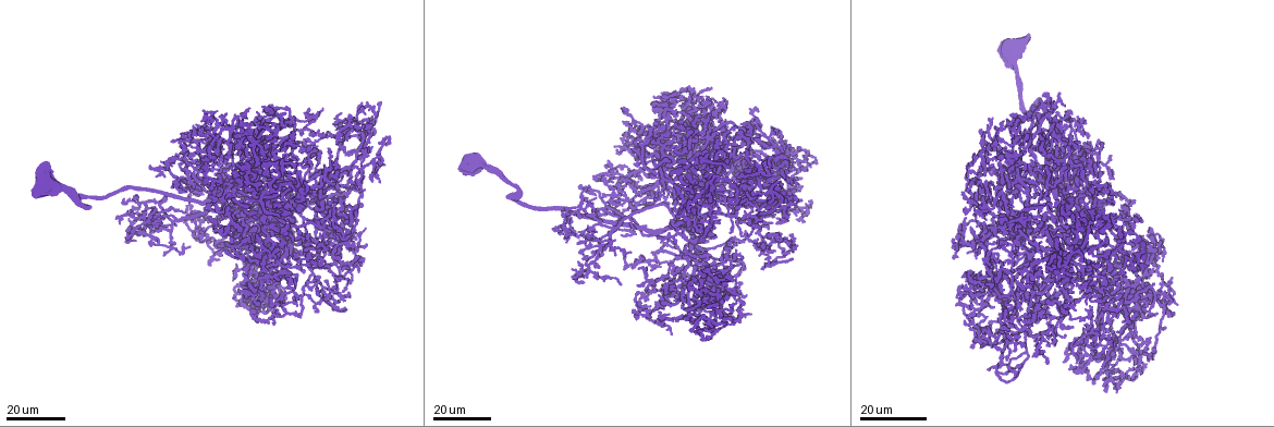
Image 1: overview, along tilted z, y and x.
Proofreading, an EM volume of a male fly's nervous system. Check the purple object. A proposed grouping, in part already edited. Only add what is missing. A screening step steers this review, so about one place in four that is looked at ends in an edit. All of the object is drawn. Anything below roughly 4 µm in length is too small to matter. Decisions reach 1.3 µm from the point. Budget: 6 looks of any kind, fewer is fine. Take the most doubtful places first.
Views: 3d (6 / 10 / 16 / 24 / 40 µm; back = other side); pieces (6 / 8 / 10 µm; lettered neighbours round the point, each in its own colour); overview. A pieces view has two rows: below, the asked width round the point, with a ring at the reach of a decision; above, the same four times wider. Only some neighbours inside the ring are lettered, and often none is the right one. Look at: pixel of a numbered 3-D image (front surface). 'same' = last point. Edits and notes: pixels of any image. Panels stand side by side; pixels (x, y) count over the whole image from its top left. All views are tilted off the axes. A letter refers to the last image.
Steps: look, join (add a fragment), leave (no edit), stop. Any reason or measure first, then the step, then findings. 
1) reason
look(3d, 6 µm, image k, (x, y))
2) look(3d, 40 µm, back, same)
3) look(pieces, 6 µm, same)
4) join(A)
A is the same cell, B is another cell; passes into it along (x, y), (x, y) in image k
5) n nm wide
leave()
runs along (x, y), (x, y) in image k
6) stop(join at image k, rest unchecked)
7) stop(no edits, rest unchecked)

long arm stops here
look(3d, 24 µm, image 1, (1103, 367))

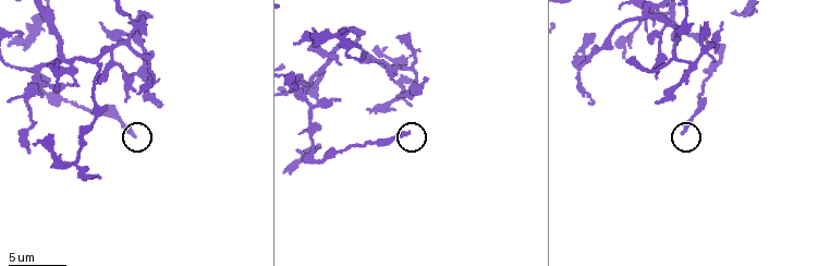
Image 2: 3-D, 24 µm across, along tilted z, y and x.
look(pieces, 10 µm, image 2, (682, 130))

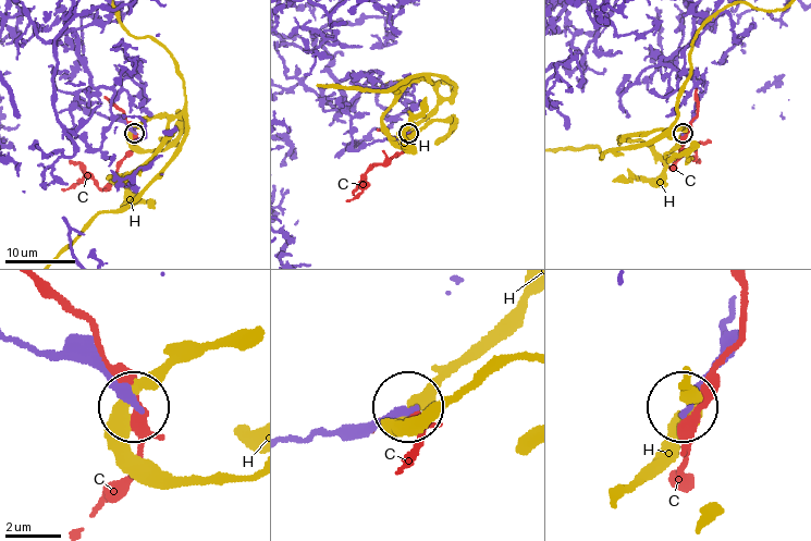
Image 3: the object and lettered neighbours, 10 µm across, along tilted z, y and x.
leave()
C and H are other cells; no lettered fragment goes on from it

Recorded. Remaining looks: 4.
an open end
look(3d, 10 µm, image 2, (22, 34))

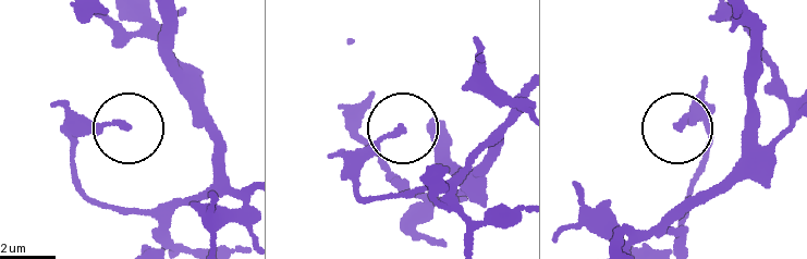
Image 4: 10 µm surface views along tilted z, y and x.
see the neighbours
look(pieces, 6 µm, image 4, (680, 123))

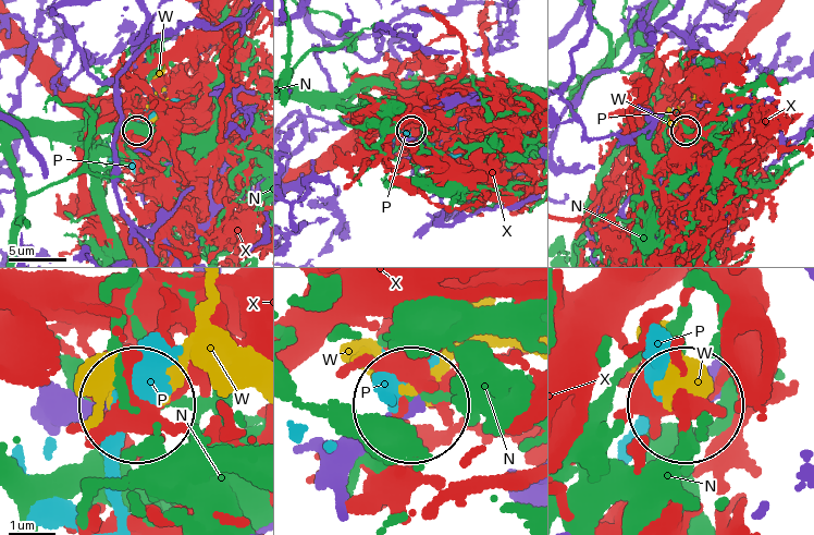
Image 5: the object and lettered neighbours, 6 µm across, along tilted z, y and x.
200 nm wide
leave()
N, P, W and X are other cells; runs along (349, 513), (355, 464), (405, 411) in image 5; none of them fits

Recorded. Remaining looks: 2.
branch stops here
look(3d, 16 µm, image 1, (360, 270))

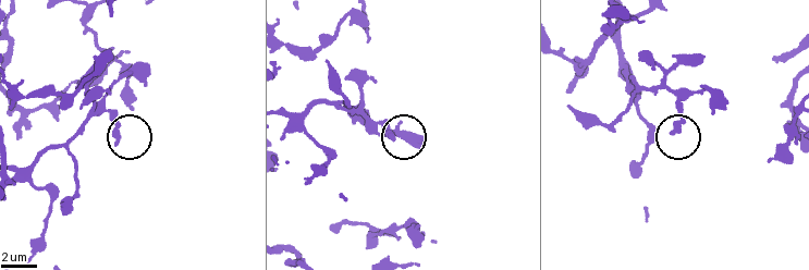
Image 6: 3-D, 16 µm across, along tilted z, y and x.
what lies round it
look(pieces, 10 µm, image 6, (116, 141))

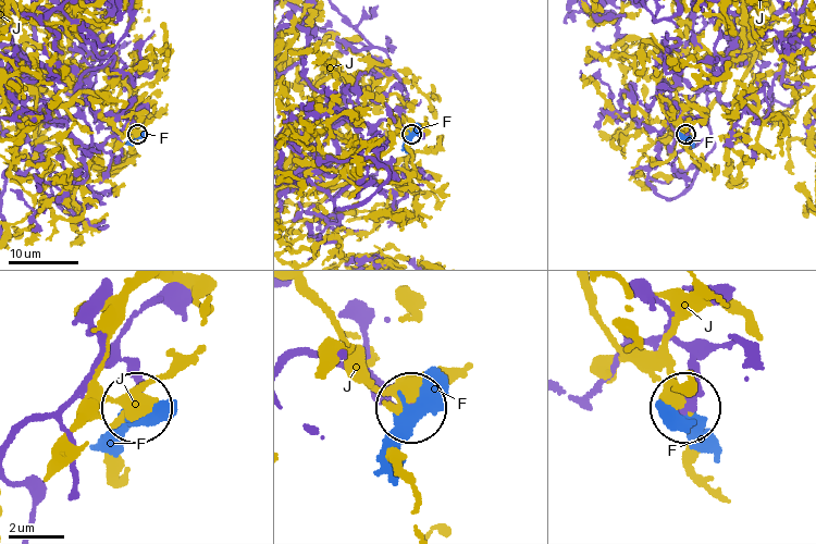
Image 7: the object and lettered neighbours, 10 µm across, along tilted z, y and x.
320 nm wide
leave()
F and J are other cells; none of them fits

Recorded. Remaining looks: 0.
stop(no edits, rest unchecked)

